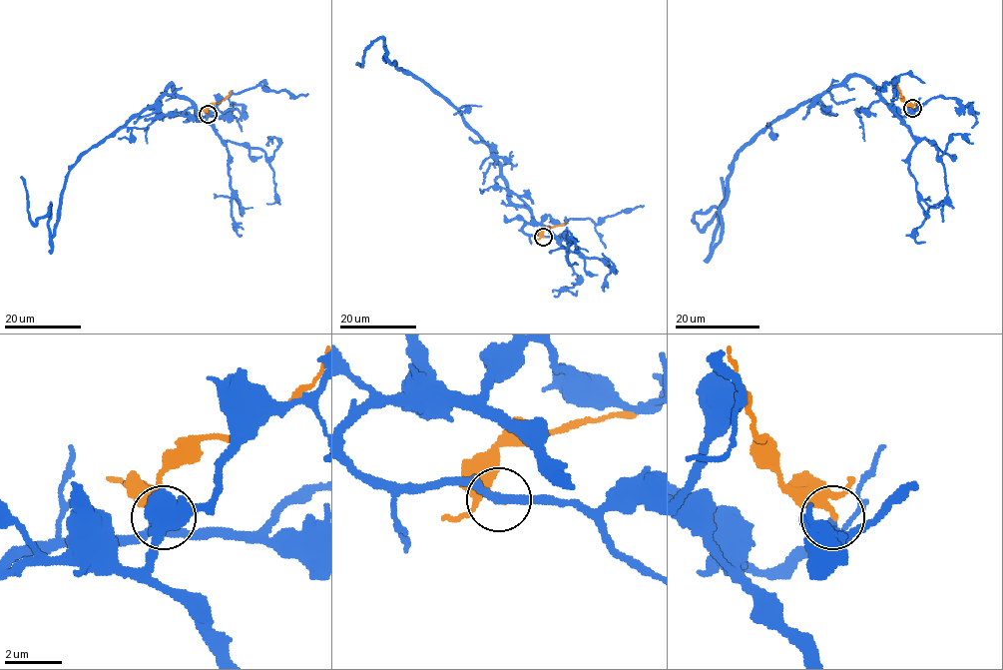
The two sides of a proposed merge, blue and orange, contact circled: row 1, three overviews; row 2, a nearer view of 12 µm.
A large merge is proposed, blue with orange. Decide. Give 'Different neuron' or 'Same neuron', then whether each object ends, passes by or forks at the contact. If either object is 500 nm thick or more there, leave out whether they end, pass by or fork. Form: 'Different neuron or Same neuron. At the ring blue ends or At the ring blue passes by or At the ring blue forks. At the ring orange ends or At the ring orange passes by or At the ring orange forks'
Different neuron. At the ring blue passes by. At the ring orange ends

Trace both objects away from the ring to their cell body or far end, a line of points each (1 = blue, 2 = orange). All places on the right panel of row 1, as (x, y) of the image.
1: (912, 108), (848, 76), (779, 115), (735, 157), (713, 246), (719, 211), (694, 222), (722, 177)
2: (912, 108), (903, 102), (897, 83)

